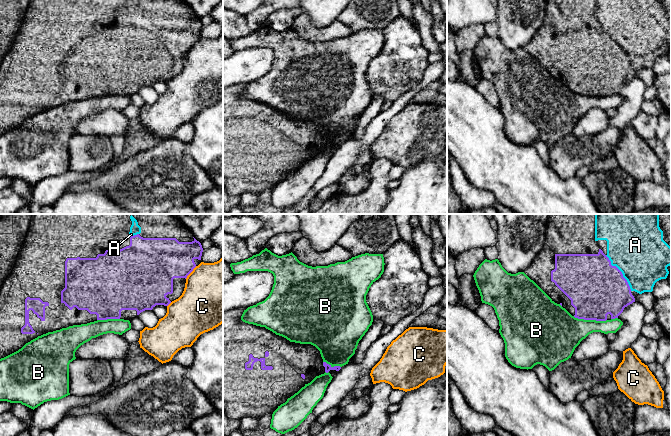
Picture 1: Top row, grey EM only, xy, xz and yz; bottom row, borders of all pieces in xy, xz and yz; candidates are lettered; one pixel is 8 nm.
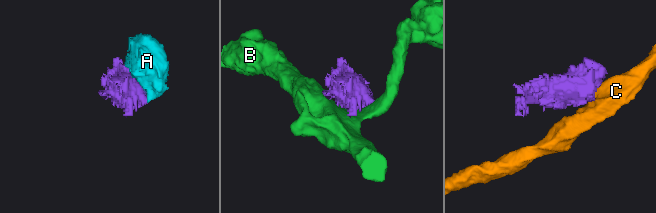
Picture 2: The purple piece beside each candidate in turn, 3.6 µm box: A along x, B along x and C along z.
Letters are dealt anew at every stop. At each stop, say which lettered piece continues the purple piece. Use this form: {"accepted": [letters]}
{"accepted": ["A"]}

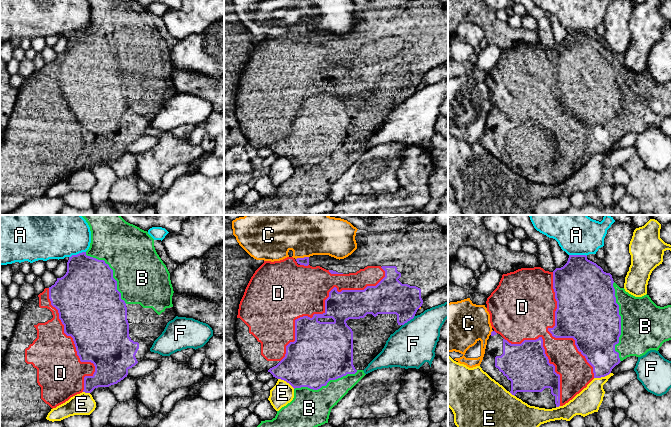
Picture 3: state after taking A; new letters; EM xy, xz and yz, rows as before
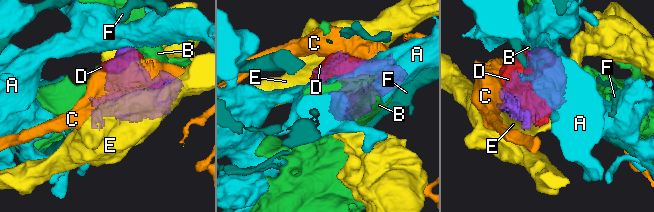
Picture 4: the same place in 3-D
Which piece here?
{"accepted": ["B", "D"]}

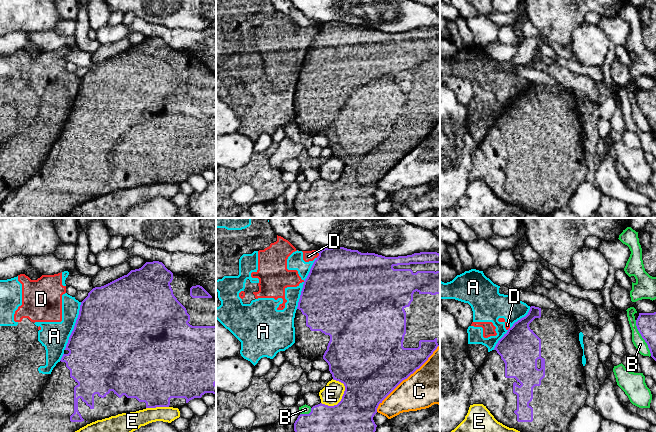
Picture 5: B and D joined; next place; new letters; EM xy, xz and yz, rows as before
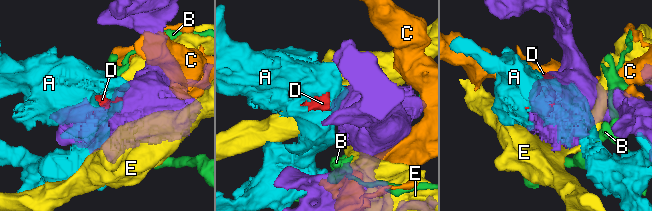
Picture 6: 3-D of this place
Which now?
{"accepted": []}

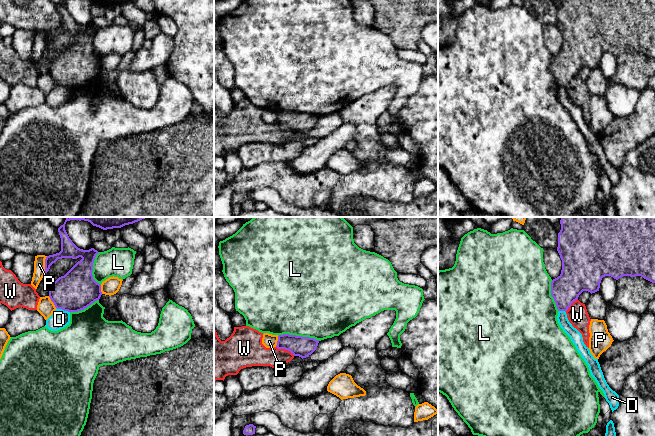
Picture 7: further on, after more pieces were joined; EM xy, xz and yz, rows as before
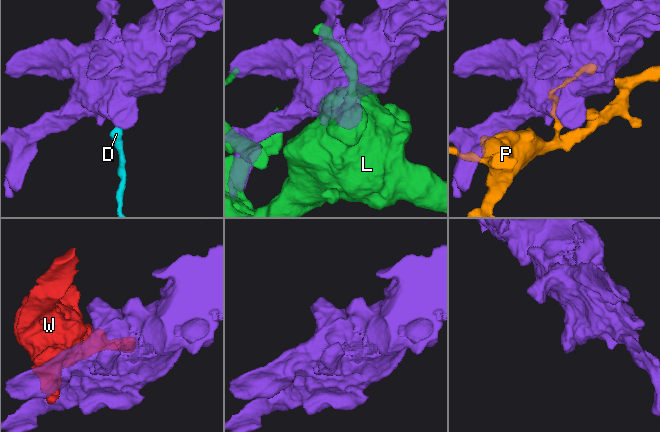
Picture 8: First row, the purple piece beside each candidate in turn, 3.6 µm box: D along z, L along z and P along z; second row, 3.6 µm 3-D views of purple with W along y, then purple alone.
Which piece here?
{"accepted": []}

